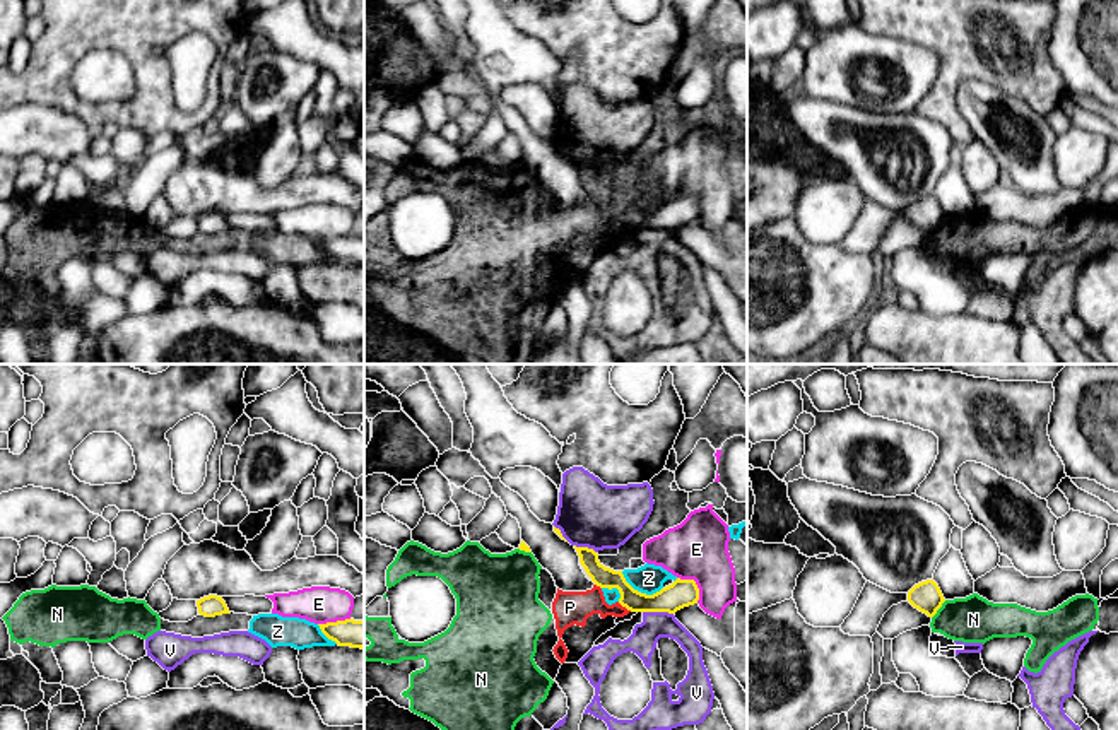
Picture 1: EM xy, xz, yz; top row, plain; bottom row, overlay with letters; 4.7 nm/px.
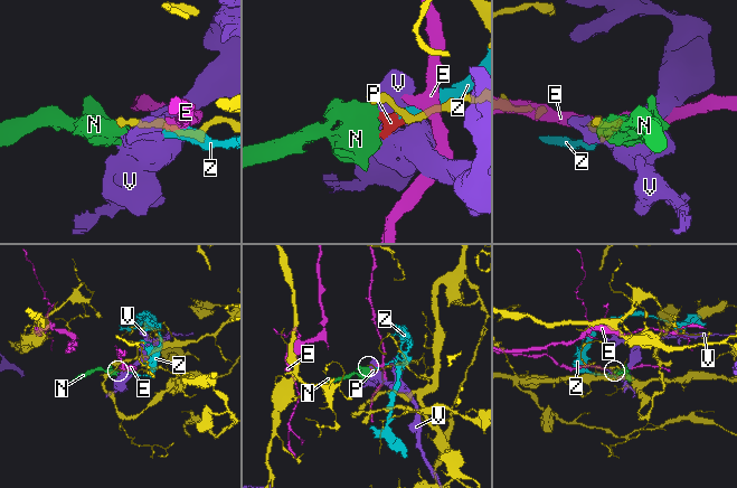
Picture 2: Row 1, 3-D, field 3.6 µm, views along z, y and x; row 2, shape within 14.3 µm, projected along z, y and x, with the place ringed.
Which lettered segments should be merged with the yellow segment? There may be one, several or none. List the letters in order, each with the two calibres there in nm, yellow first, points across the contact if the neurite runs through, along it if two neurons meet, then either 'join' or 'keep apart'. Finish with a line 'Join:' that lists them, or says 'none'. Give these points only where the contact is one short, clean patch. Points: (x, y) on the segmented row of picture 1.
E: 130 nm thick on the yellow side, 280 nm on the other; keep apart
N: 140 nm thick on the yellow side, 220 nm on the other; border along yz (946, 600), (932, 618); keep apart
P: 130 nm thick on the yellow side, 160 nm on the other; keep apart
V: 130 nm thick on the yellow side, 130 nm on the other; keep apart
Z: 130 nm thick on the yellow side, 140 nm on the other; keep apart
Join: none

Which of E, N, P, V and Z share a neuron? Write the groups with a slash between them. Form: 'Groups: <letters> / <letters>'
Groups: E / N P Z / V

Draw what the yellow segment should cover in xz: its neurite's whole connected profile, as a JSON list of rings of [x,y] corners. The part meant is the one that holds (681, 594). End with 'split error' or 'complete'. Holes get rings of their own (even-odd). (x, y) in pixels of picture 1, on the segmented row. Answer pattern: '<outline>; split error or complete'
[[[576,547],[580,562],[591,581],[600,588],[617,588],[621,593],[619,603],[631,612],[668,612],[694,605],[699,600],[699,588],[694,580],[677,578],[672,585],[653,595],[634,590],[624,578],[622,571],[605,568],[598,561],[598,554],[588,547]]]; complete

